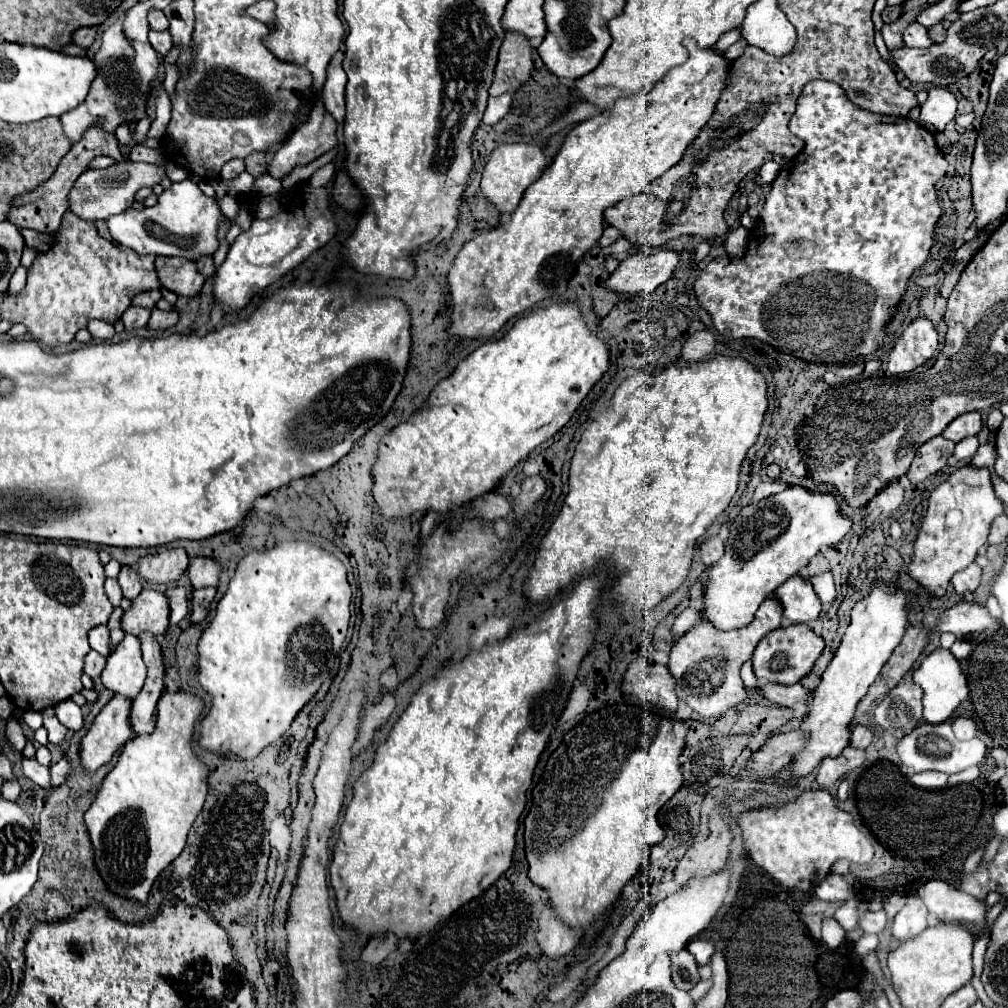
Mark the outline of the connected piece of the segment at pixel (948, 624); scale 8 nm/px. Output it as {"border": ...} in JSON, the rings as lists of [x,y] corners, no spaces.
{"border":[[[960,602],[946,610],[938,618],[938,632],[952,632],[956,638],[964,638],[970,632],[998,632],[1000,622],[994,620],[986,606]]]}

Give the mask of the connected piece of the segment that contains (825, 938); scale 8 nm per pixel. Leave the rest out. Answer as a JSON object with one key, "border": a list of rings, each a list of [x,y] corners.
{"border":[[[826,918],[822,922],[822,942],[830,948],[836,950],[842,942],[844,942],[844,928],[834,920],[834,918]]]}

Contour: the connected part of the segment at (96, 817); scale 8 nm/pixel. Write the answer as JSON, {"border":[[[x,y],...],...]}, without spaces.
{"border":[[[164,692],[156,706],[156,730],[154,734],[132,738],[126,742],[114,770],[102,780],[102,786],[84,814],[84,824],[94,848],[94,864],[104,880],[106,888],[122,898],[134,902],[146,902],[158,874],[180,856],[186,846],[188,830],[202,810],[208,790],[208,768],[192,752],[192,734],[196,718],[202,712],[202,700],[186,692]]]}

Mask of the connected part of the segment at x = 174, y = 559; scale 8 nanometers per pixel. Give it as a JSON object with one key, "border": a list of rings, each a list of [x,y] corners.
{"border":[[[172,548],[142,556],[136,564],[138,574],[150,584],[176,582],[188,568],[188,554],[184,548]]]}

